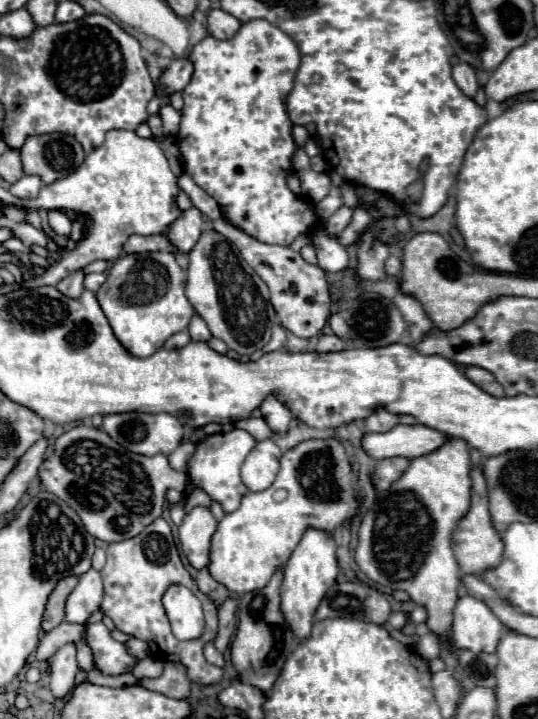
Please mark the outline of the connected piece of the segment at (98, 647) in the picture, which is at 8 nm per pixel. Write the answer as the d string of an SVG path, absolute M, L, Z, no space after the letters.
M102 621L86 627L86 643L94 651L94 665L98 669L104 669L104 673L124 673L138 661L136 657L128 655L122 643L110 637L110 631Z

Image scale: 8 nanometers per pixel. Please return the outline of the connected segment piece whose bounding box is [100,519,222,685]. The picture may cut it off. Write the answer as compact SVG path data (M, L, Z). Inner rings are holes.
M156 519L140 535L120 541L120 543L110 543L110 547L106 549L106 555L108 555L106 565L100 571L102 579L104 579L104 601L100 607L102 613L108 615L114 621L116 629L120 629L122 633L146 641L150 645L152 655L158 657L160 661L178 661L178 663L186 665L188 677L194 683L200 683L200 685L218 683L222 679L222 669L206 663L206 659L202 655L204 643L212 641L216 635L216 627L218 627L216 607L204 593L198 591L194 579L184 569L184 565L178 557L176 545L172 541L170 525L164 519ZM170 583L180 583L180 585L188 587L202 603L206 627L204 627L204 633L198 637L198 641L178 641L170 633L170 623L164 615L164 607L160 601L164 589Z

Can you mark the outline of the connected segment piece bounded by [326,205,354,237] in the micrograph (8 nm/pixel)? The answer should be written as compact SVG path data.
M340 207L330 219L328 219L328 225L326 225L326 229L328 229L328 233L330 235L334 235L334 237L338 237L340 235L340 231L348 225L348 221L352 219L352 211L354 209L350 209L350 207Z

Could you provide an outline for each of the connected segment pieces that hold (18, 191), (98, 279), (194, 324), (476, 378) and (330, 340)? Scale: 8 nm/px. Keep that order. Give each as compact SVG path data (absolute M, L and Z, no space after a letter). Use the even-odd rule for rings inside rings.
M26 175L26 177L22 177L20 181L16 181L16 183L10 185L10 193L12 193L14 197L18 197L18 199L32 199L32 197L38 195L40 187L42 187L40 177L34 177L34 175L28 177L28 175Z
M90 273L90 275L84 277L84 287L90 289L90 291L96 291L104 281L106 281L104 273Z
M194 315L194 317L192 317L188 331L190 331L190 337L192 337L194 341L208 341L208 339L212 337L212 333L208 331L208 327L206 327L204 319L200 319L198 315Z
M468 367L464 373L466 373L466 377L474 385L478 385L488 395L492 395L492 397L504 397L504 389L500 389L500 383L496 383L492 373L488 373L488 371L480 369L480 367Z
M320 335L320 341L316 345L318 353L330 353L330 351L342 351L346 343L336 335Z

